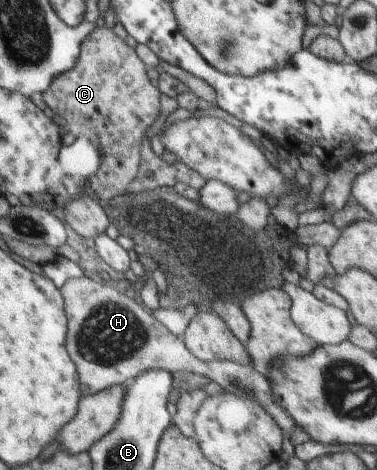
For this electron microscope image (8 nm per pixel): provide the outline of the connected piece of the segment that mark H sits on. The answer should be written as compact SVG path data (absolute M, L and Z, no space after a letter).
M87 275L81 279L69 279L61 287L65 313L69 319L67 353L77 367L81 393L95 395L113 385L124 385L149 369L165 369L171 375L204 375L216 388L239 395L247 401L259 403L281 427L285 436L293 433L297 423L275 401L271 383L253 365L245 366L232 361L201 361L187 349L181 336L176 336L161 324L140 301L128 297L121 290L99 283Z

